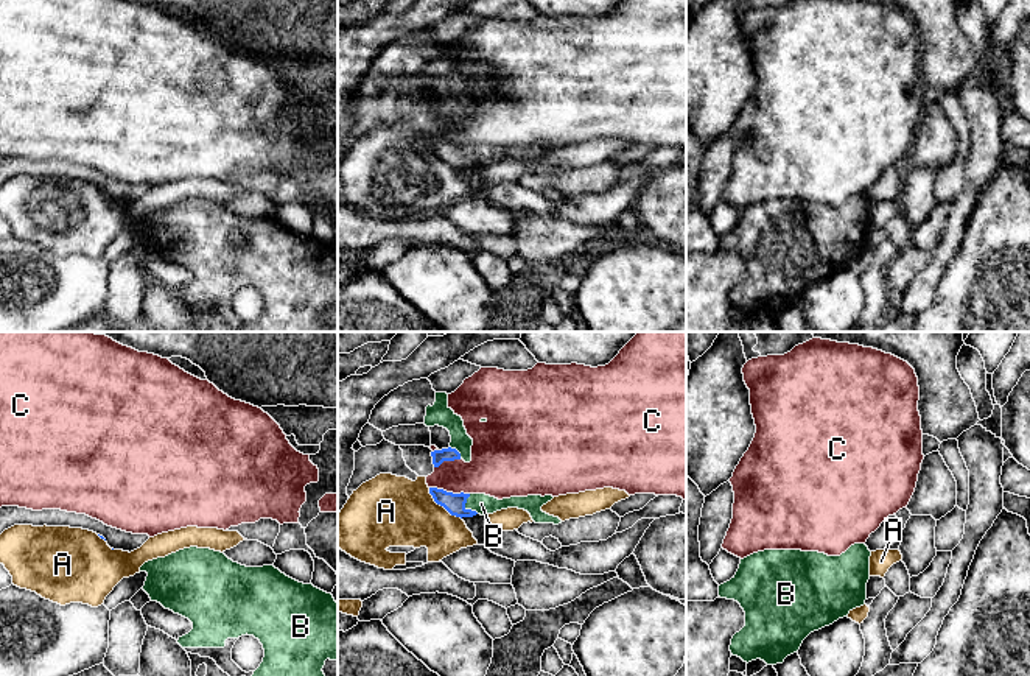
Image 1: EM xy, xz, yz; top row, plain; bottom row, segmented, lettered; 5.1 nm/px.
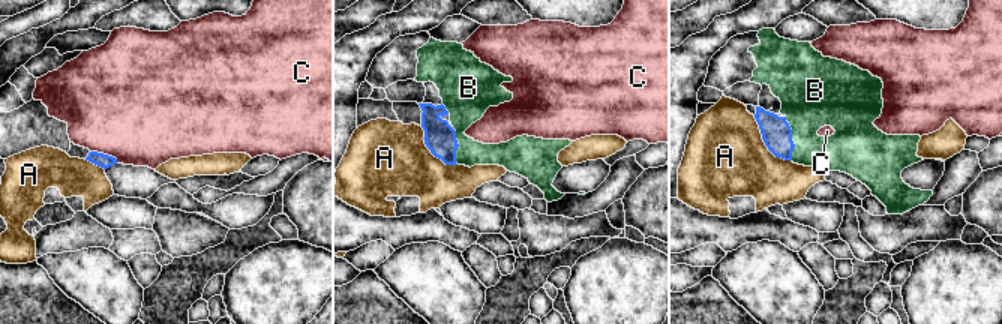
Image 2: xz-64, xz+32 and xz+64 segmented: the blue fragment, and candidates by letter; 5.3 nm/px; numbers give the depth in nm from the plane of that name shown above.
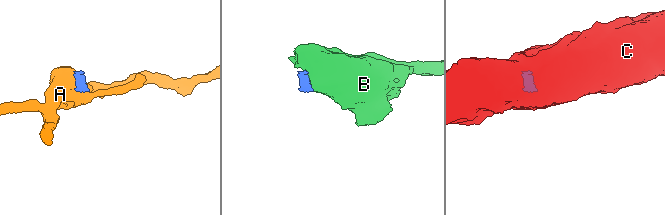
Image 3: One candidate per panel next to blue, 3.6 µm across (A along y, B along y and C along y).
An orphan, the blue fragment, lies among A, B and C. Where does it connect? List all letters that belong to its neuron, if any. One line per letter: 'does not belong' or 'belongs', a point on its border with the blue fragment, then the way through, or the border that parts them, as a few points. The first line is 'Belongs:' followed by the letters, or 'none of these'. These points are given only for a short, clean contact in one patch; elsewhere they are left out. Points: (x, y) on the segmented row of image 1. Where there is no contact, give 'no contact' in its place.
Belongs: B
A: does not belong | xz (442, 505) | along xz (428, 488), (428, 492), (437, 503), (461, 519)
B: belongs | xz (464, 506) | across xz (455, 503), (464, 506), (481, 503)
C: does not belong | xz (450, 492) | along xz (430, 486), (469, 494)

